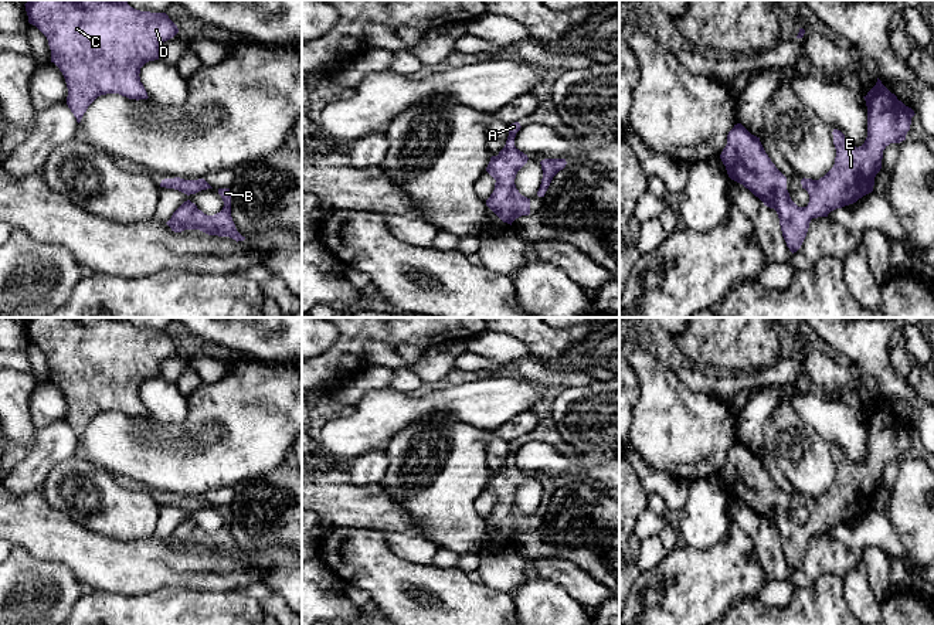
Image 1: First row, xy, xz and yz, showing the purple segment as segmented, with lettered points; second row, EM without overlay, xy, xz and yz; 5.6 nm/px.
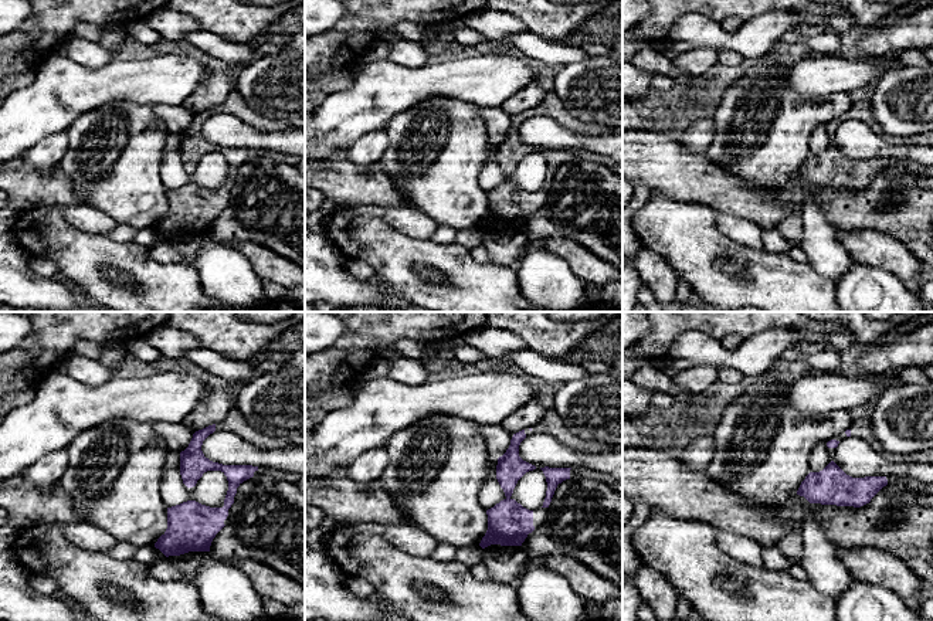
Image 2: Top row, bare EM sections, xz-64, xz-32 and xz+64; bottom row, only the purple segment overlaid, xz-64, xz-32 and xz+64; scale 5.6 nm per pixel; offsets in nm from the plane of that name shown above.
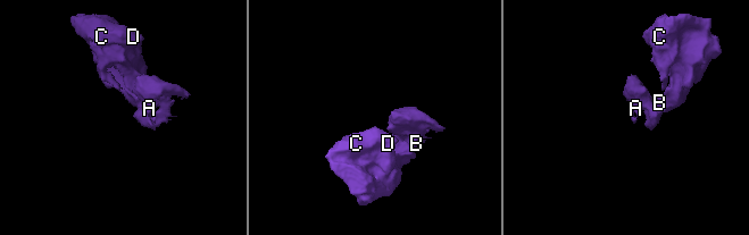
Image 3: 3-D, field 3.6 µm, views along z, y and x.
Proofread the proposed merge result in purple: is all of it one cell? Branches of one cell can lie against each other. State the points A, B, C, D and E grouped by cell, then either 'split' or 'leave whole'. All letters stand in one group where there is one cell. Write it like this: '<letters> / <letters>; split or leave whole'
A B C D E; leave whole

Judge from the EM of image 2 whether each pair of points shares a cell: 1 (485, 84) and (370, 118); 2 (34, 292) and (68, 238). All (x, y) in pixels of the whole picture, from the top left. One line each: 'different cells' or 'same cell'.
1: same cell
2: different cells

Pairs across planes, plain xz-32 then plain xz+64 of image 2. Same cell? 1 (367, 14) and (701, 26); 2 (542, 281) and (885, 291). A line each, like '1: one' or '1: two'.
1: two
2: one

